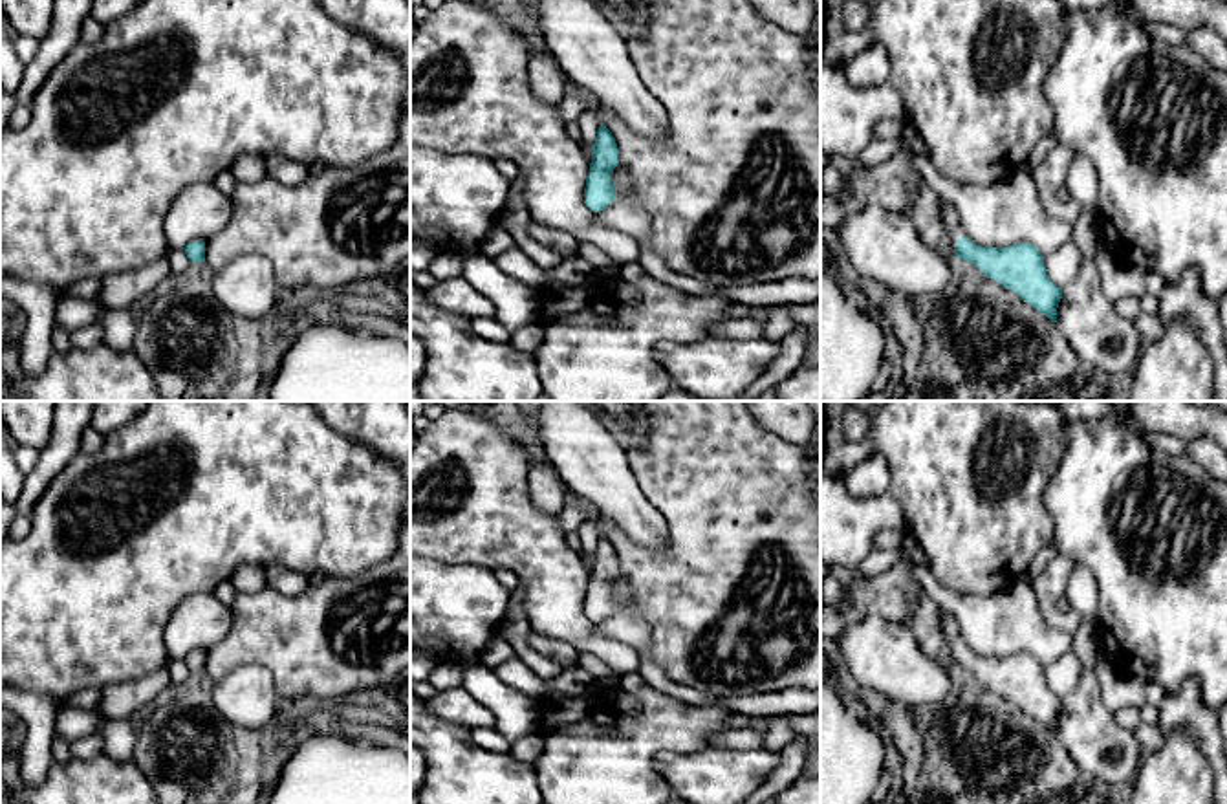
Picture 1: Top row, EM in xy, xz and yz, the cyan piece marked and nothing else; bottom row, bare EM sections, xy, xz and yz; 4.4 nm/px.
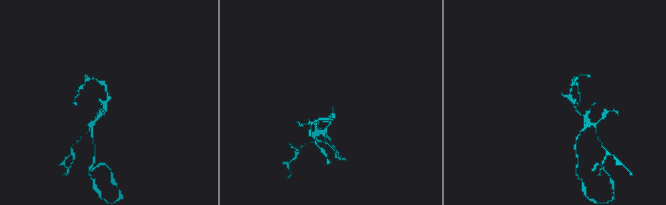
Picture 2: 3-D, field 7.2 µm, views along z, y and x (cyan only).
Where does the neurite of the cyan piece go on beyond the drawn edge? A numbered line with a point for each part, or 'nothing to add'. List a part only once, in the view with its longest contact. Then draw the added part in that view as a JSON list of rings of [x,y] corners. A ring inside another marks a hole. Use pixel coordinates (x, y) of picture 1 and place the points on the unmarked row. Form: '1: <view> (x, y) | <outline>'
1: yz (949, 625) | [[[941,610],[941,626],[947,634],[947,641],[949,641],[952,654],[956,654],[961,646],[965,646],[960,637],[956,621],[945,610]]]

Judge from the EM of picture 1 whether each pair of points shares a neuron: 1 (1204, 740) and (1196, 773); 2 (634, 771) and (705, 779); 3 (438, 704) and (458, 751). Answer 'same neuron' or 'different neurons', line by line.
1: different neurons
2: different neurons
3: different neurons

